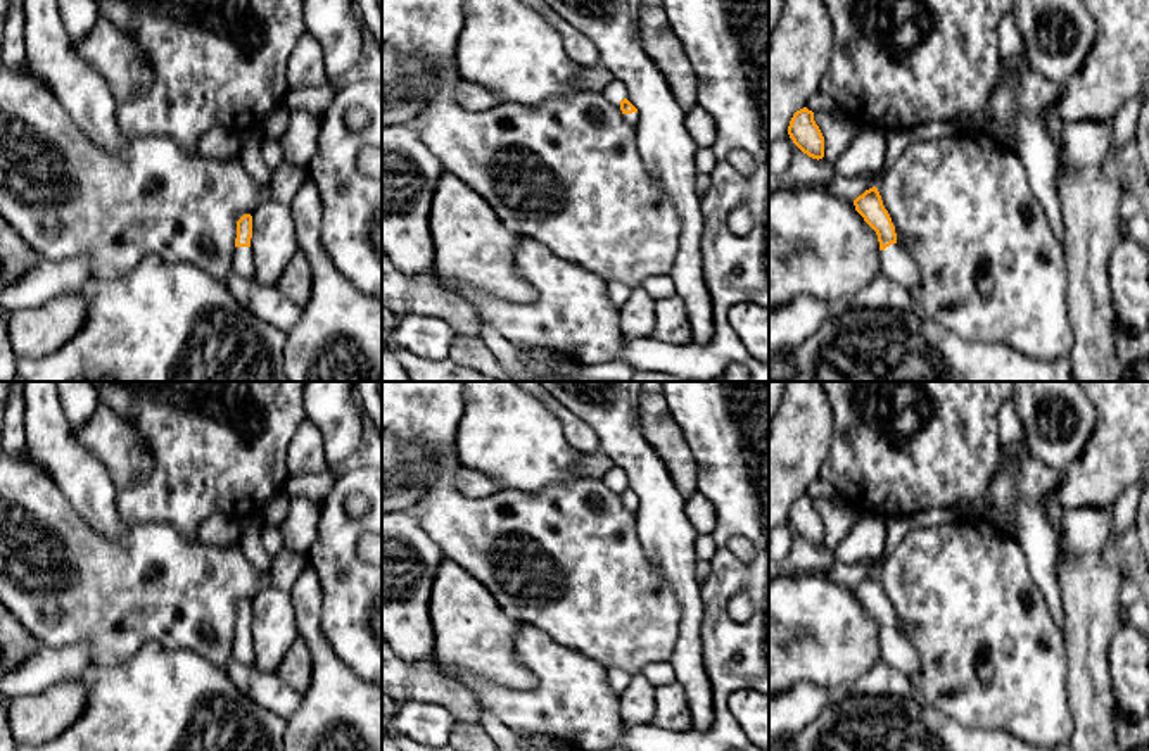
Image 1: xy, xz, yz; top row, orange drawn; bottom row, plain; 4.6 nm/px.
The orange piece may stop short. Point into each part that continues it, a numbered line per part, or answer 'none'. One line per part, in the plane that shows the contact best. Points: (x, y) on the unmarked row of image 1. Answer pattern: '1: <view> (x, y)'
1: yz (897, 651)

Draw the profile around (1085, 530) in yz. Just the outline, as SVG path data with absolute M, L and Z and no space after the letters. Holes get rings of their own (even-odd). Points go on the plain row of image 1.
M1070 509L1063 520L1057 546L1070 558L1102 551L1111 533L1113 509Z

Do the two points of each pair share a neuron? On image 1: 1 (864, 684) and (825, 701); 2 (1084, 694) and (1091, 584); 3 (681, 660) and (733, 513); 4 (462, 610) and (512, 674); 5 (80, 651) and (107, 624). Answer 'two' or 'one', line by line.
1: one
2: one
3: two
4: one
5: two

